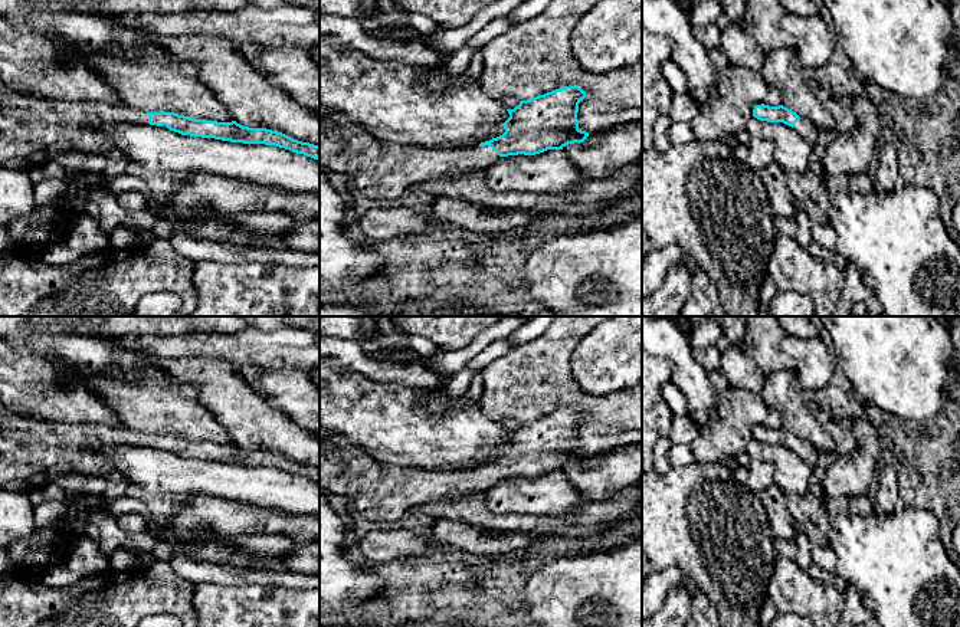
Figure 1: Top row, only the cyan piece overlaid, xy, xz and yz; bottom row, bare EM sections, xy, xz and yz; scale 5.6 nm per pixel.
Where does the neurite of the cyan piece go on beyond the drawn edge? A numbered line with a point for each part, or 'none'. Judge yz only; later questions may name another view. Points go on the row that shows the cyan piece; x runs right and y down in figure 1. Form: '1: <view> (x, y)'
1: yz (805, 128)

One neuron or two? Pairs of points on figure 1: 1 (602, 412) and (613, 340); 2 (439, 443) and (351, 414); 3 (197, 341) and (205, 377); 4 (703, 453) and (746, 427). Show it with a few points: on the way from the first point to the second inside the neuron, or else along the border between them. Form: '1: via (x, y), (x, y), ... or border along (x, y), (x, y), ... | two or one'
1: border along (574, 377), (590, 393), (608, 394), (626, 390) | two
2: via (418, 437), (400, 430), (387, 420), (373, 416) | one
3: border along (167, 361), (190, 357), (218, 357), (232, 367) | two
4: via (713, 446), (736, 427) | one

